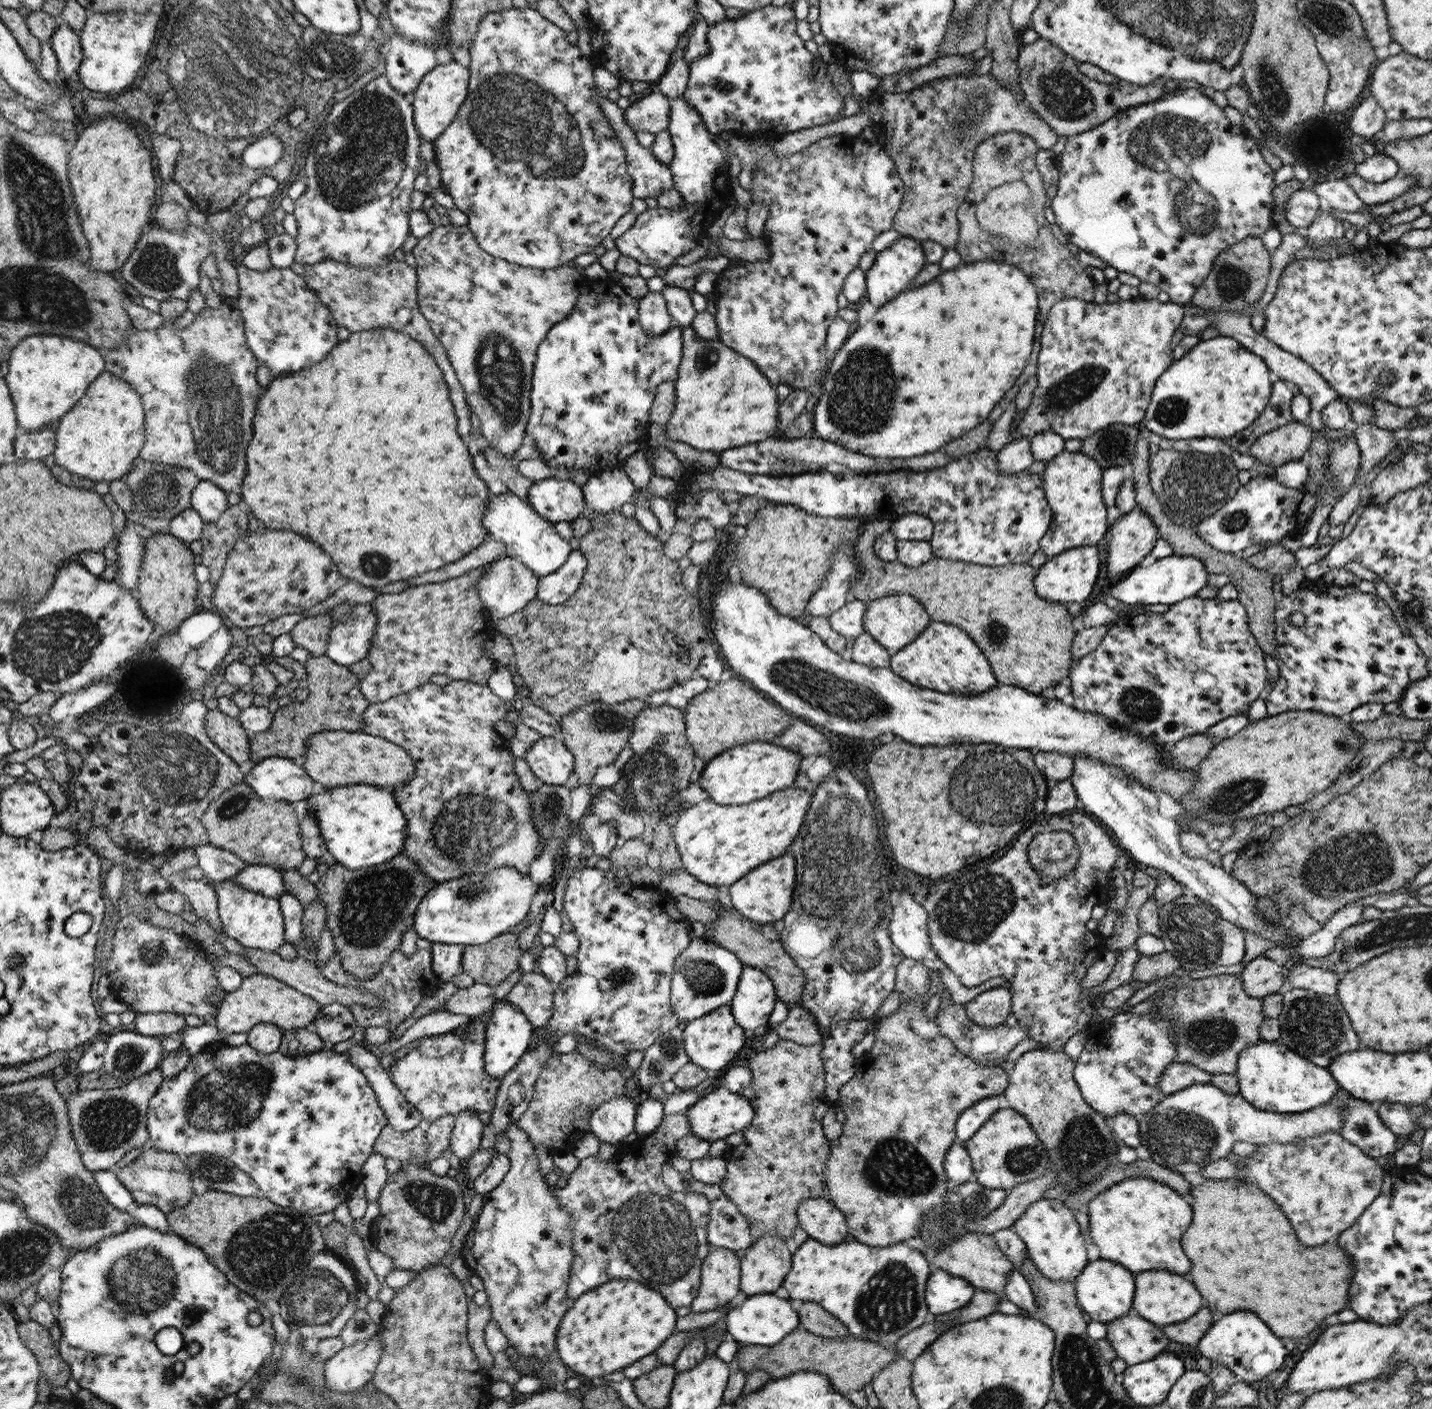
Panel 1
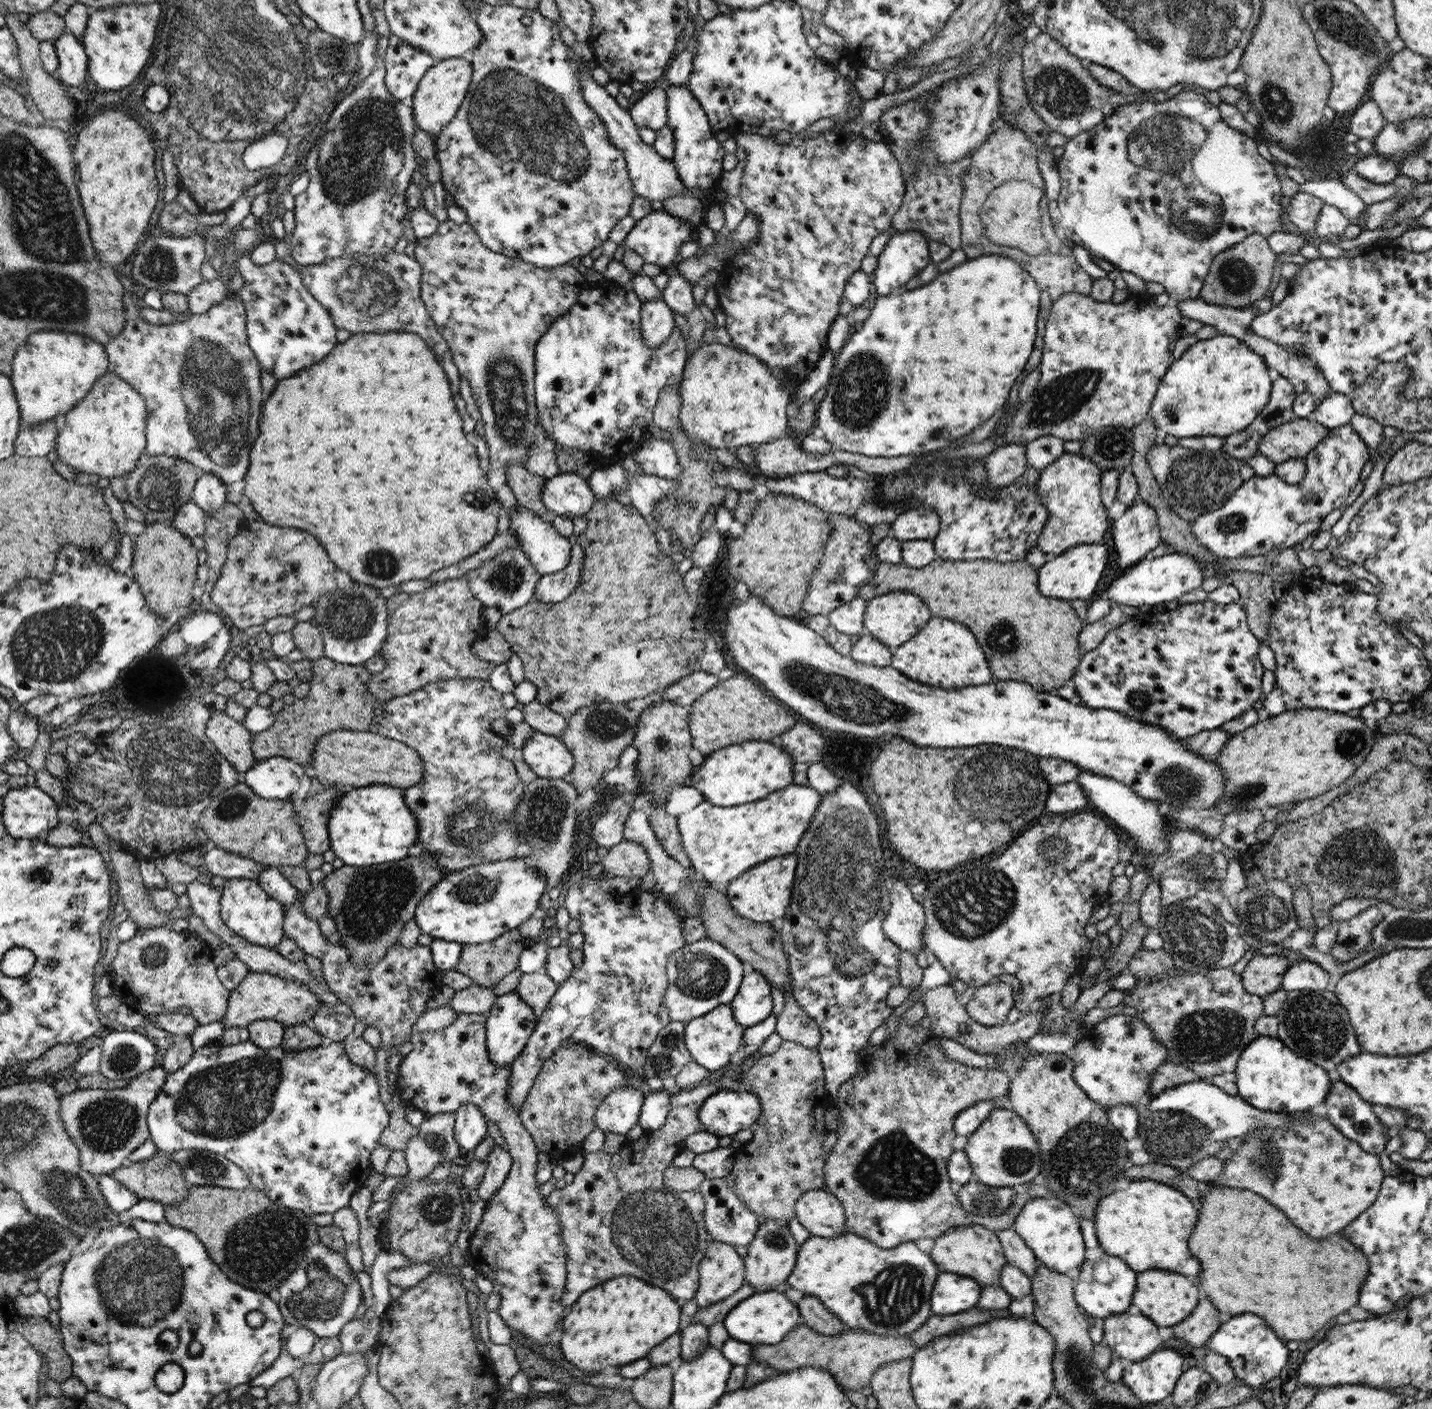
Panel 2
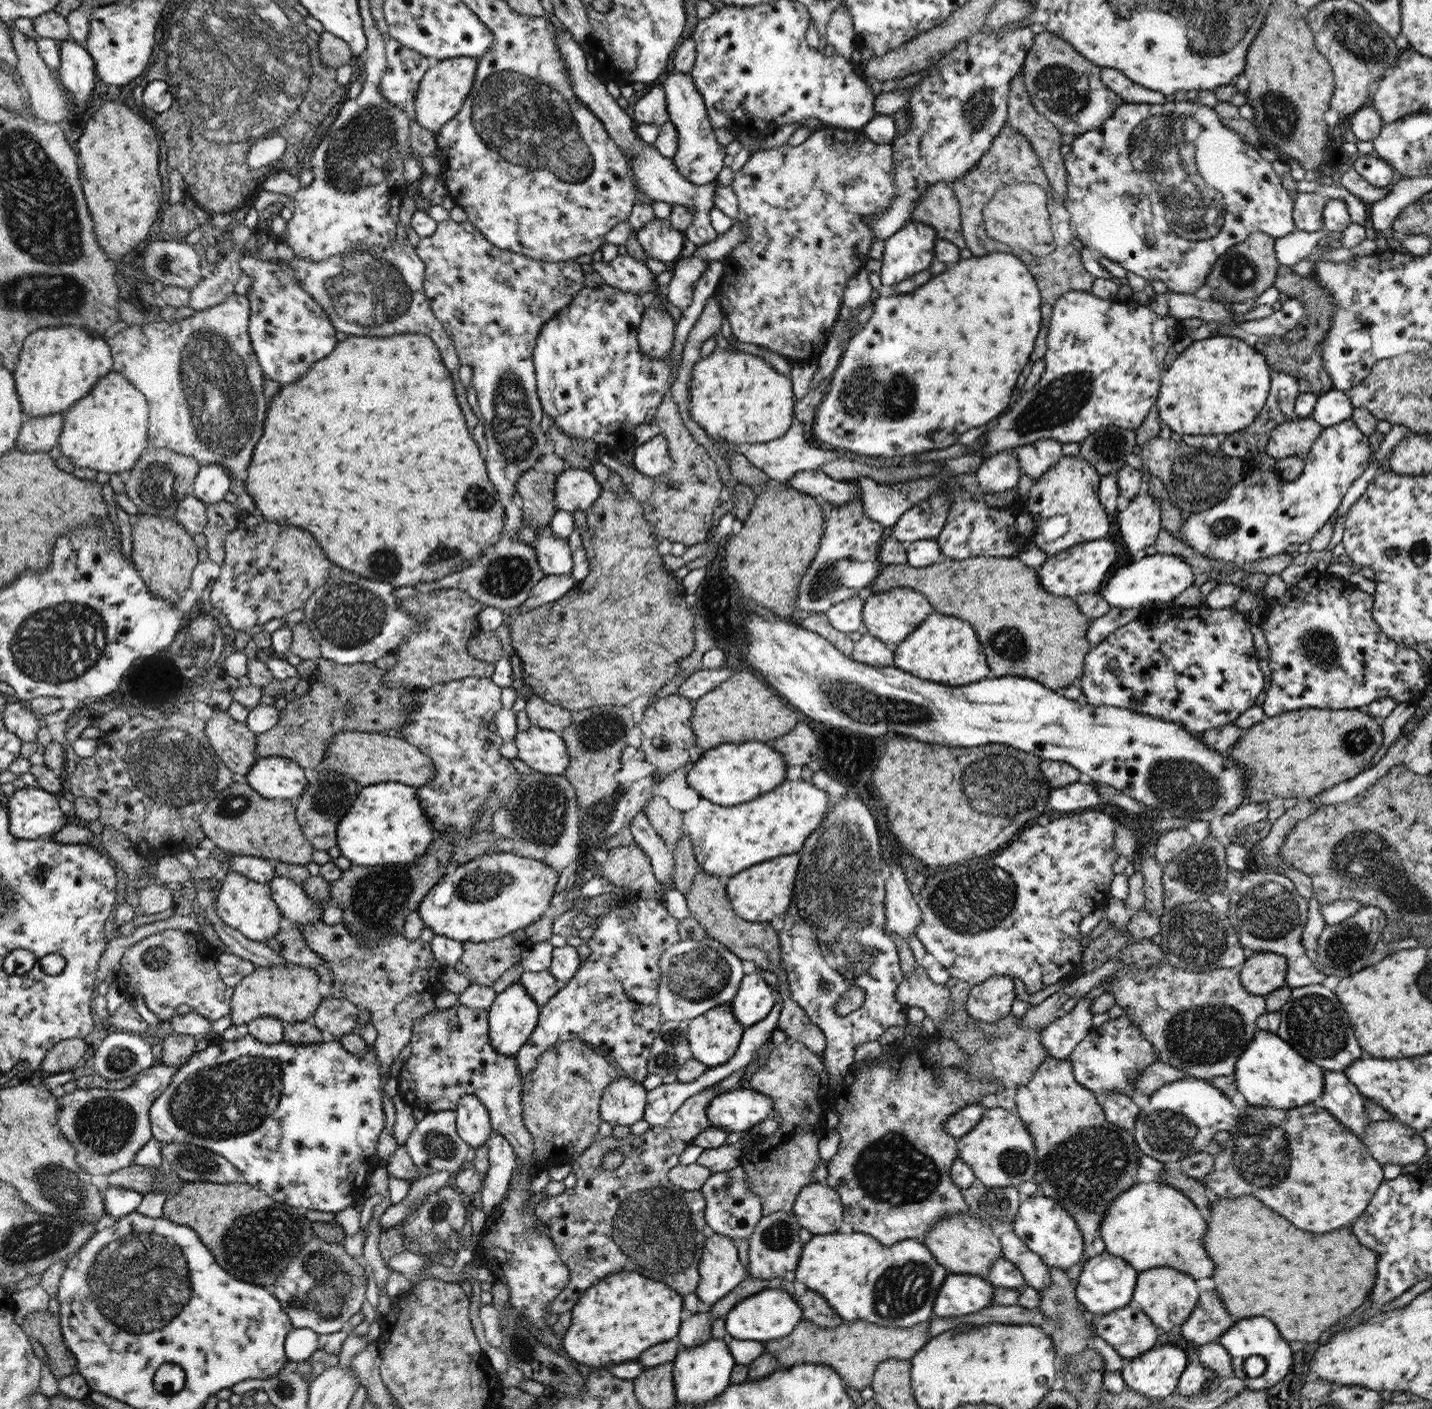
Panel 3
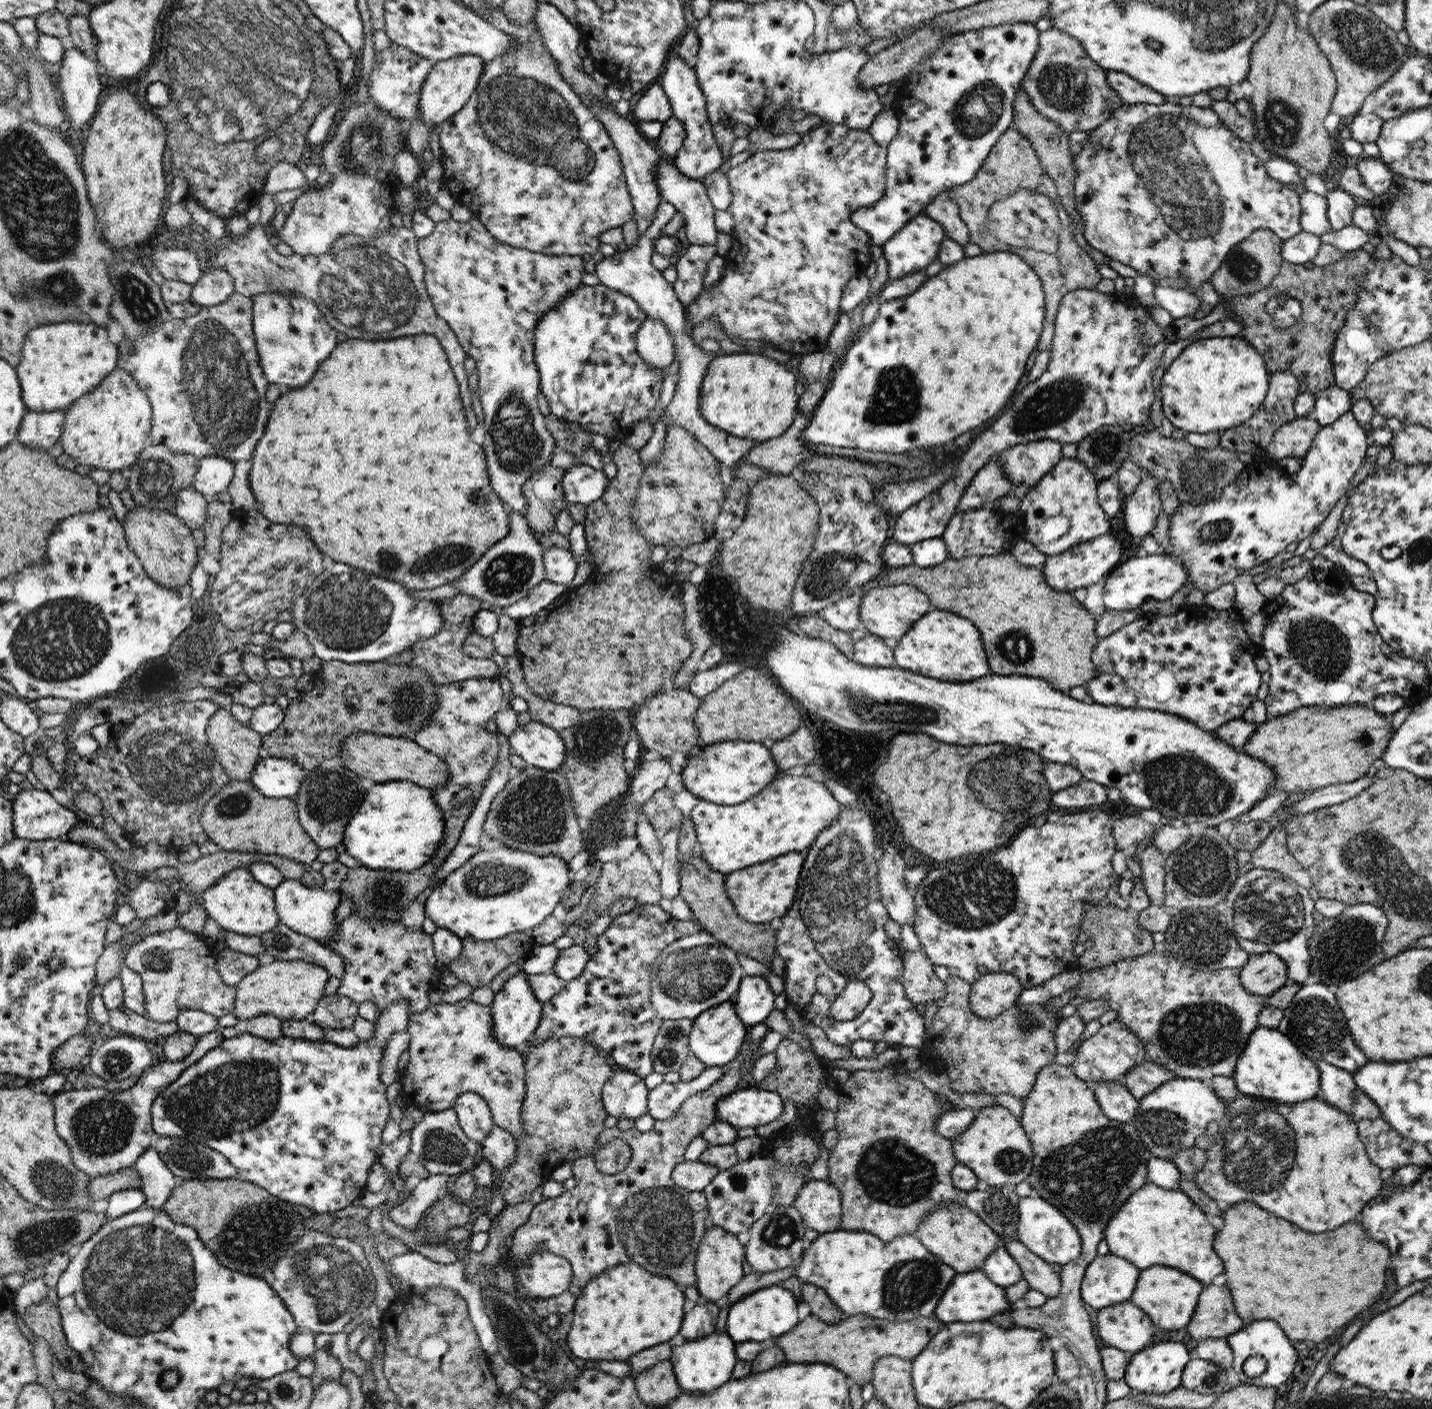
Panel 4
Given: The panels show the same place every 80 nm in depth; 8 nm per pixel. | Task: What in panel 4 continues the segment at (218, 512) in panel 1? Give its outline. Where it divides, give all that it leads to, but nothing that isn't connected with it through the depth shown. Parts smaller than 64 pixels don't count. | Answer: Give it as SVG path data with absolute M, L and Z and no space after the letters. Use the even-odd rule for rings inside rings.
M205 456L199 459L199 467L190 487L211 503L220 492L227 490L234 471L235 463L232 460L221 456Z

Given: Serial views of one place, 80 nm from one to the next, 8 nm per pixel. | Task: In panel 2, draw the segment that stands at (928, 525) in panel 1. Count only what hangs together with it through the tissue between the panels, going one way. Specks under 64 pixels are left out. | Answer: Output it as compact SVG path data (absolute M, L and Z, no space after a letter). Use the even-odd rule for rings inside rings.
M929 506L909 508L891 522L891 535L901 542L930 540L940 530L938 513Z

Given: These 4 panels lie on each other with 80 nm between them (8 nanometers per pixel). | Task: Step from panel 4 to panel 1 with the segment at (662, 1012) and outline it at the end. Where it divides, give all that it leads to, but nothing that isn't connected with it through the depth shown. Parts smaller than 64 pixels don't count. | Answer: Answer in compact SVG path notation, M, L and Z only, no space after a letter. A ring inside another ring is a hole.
M693 937L691 947L675 962L671 1004L680 1020L691 1021L708 1015L716 1008L731 1005L737 995L736 986L741 978L742 961L730 949L716 944L707 937Z

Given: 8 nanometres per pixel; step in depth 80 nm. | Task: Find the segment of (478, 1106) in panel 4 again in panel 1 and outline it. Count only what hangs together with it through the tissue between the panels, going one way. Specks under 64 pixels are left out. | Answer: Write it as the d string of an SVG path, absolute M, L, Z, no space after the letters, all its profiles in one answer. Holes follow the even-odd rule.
M476 1111L460 1112L450 1137L451 1150L459 1158L470 1158L482 1146L485 1117Z

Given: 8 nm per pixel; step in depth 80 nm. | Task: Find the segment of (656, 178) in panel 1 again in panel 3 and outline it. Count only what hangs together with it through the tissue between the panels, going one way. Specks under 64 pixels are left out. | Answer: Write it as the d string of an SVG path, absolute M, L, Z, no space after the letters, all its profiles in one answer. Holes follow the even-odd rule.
M557 27L557 41L559 51L563 53L563 59L567 63L567 72L571 76L571 82L574 85L576 96L601 121L607 125L607 132L614 137L615 143L629 156L631 156L630 175L635 178L637 186L643 189L643 193L656 202L667 202L668 204L681 204L691 208L694 213L692 226L685 230L685 236L690 242L694 242L697 246L702 246L716 240L718 233L714 231L710 223L710 209L715 206L714 195L716 183L694 184L686 180L676 168L672 159L662 156L656 147L644 142L636 131L637 123L618 105L615 98L608 93L605 82L602 82L595 73L588 72L586 65L587 55L580 49L580 43L576 42L569 30L564 31Z

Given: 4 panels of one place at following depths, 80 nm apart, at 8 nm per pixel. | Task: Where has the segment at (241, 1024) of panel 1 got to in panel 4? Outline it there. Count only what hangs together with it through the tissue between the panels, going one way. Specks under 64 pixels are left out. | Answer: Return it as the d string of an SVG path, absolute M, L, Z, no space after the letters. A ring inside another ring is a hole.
M275 960L259 966L237 984L238 994L232 1013L241 1022L264 1014L273 1014L283 1021L302 1020L315 1011L330 976L319 964L307 960Z

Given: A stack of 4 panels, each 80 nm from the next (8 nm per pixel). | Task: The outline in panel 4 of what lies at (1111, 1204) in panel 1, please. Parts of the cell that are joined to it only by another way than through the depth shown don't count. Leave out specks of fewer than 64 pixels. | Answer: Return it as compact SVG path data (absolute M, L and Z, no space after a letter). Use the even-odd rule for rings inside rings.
M1146 1183L1132 1192L1104 1229L1109 1254L1126 1258L1136 1269L1162 1264L1178 1268L1200 1282L1210 1282L1224 1270L1222 1260L1212 1250L1214 1234L1216 1228L1208 1224L1202 1209L1187 1194L1157 1183Z

